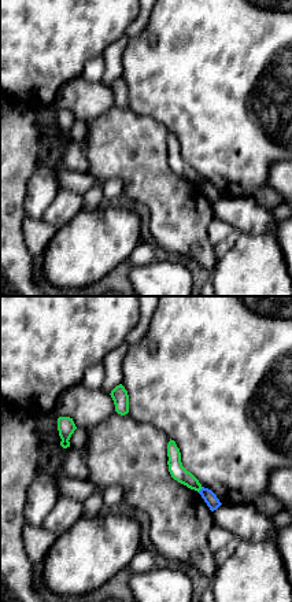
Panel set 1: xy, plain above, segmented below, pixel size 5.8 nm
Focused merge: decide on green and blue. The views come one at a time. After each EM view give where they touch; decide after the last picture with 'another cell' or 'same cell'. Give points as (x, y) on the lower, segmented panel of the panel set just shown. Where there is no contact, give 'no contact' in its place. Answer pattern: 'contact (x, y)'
contact (200, 488)

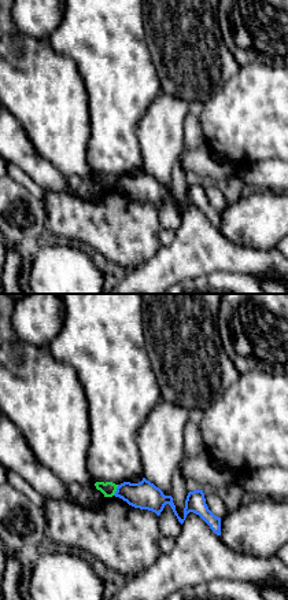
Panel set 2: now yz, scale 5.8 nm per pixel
contact (115, 490)

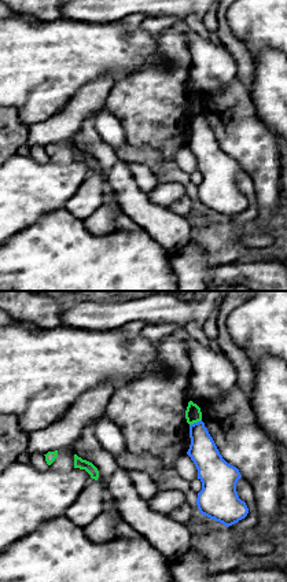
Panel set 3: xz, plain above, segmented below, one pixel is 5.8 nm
contact (195, 422)

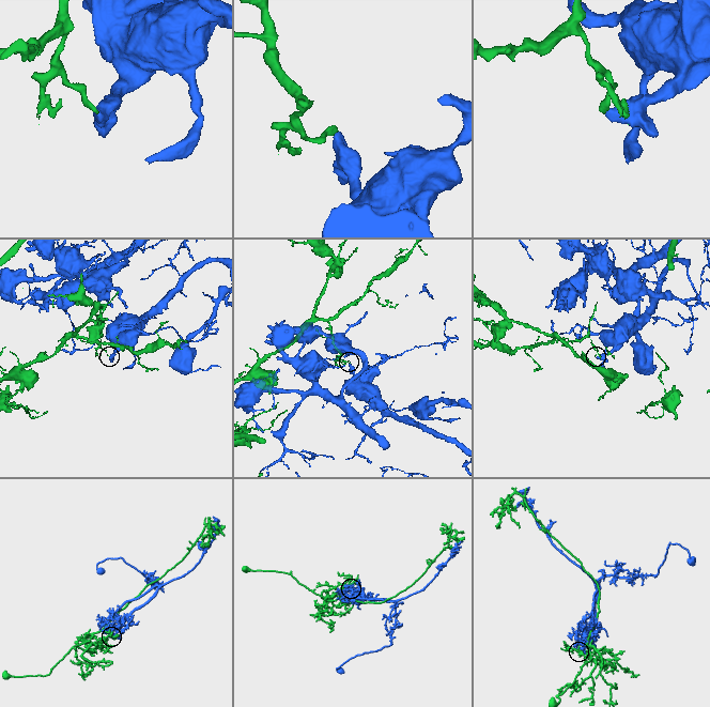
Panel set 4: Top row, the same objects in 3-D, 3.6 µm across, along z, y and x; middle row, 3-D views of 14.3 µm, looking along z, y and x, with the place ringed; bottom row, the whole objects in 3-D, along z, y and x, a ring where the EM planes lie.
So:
another cell

